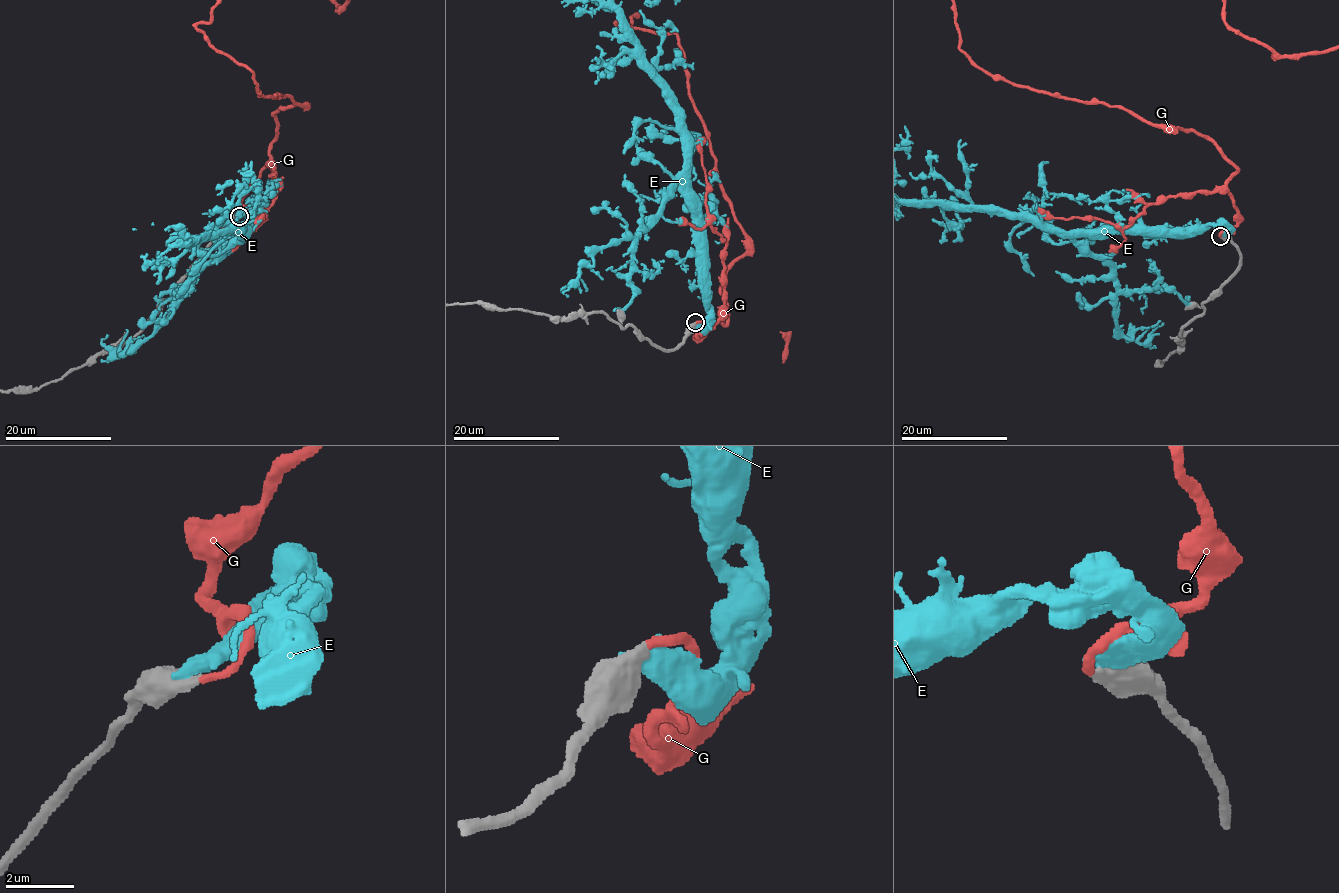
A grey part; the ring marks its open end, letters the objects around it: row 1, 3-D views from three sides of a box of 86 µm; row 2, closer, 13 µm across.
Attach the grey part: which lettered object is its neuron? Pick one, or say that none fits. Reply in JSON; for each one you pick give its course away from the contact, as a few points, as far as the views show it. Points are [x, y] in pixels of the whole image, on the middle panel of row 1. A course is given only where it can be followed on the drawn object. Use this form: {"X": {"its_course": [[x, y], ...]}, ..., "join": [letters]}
{"G": {"its_course": [[695, 324], [745, 233], [628, 1], [577, 47], [697, 97], [782, 379]]}, "join": ["G"]}

